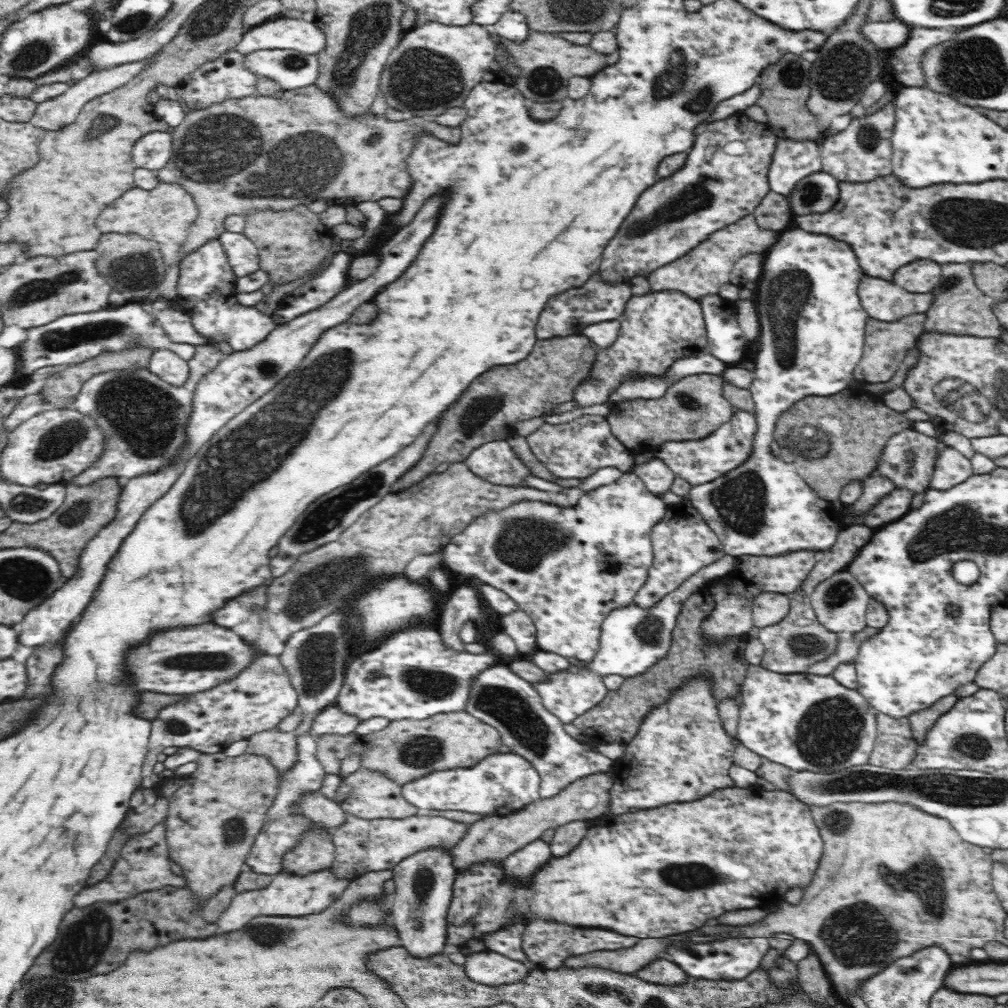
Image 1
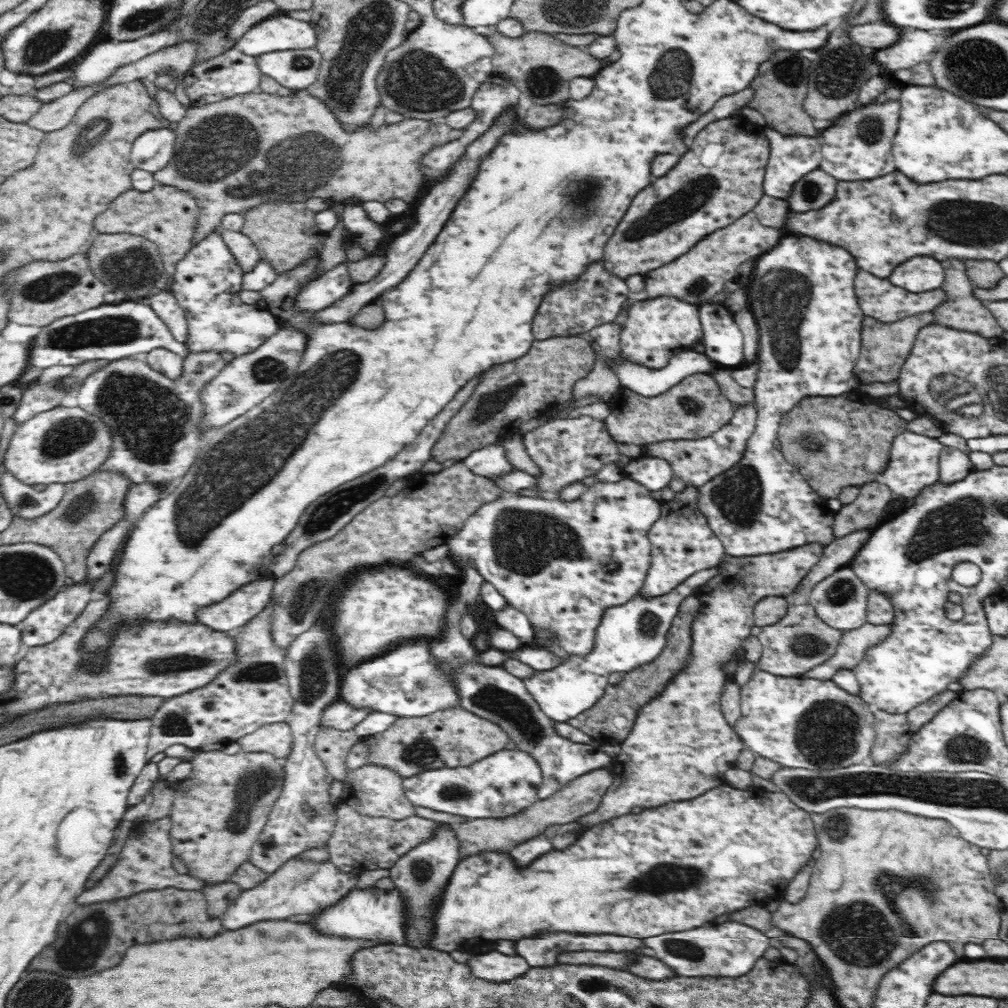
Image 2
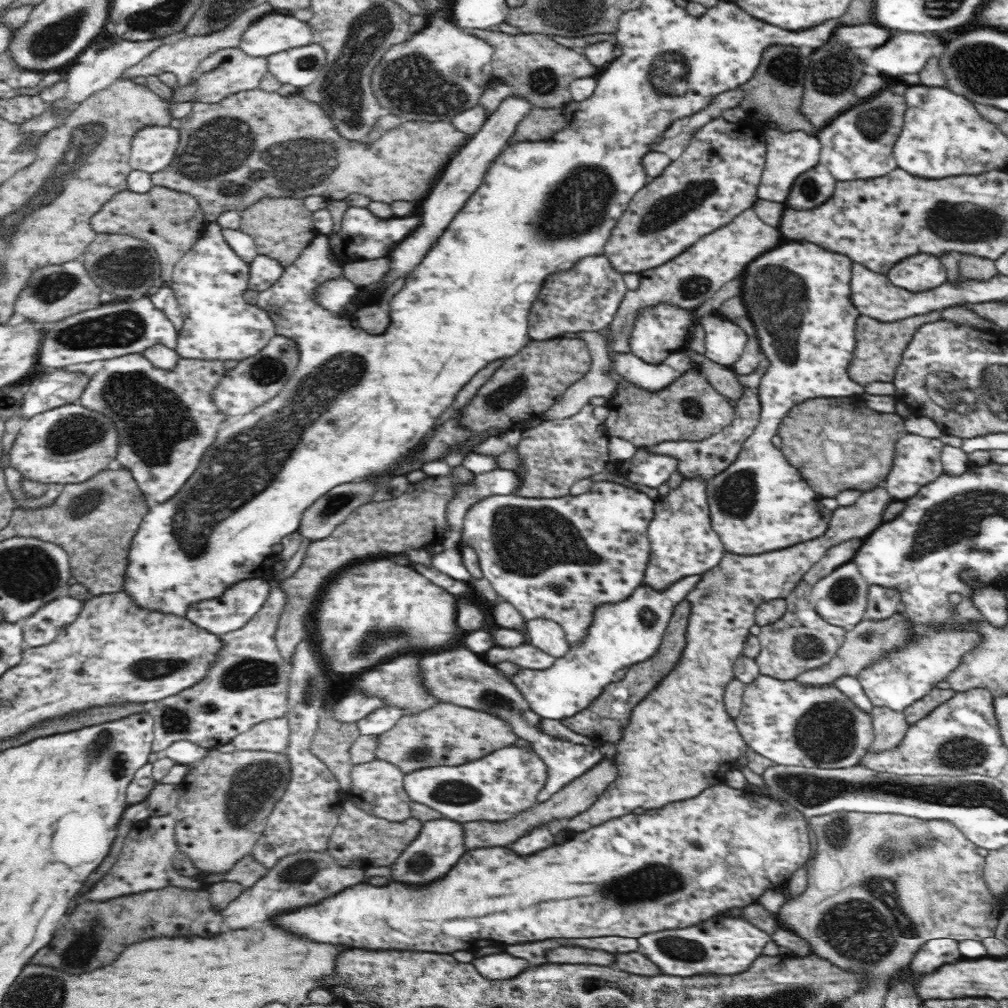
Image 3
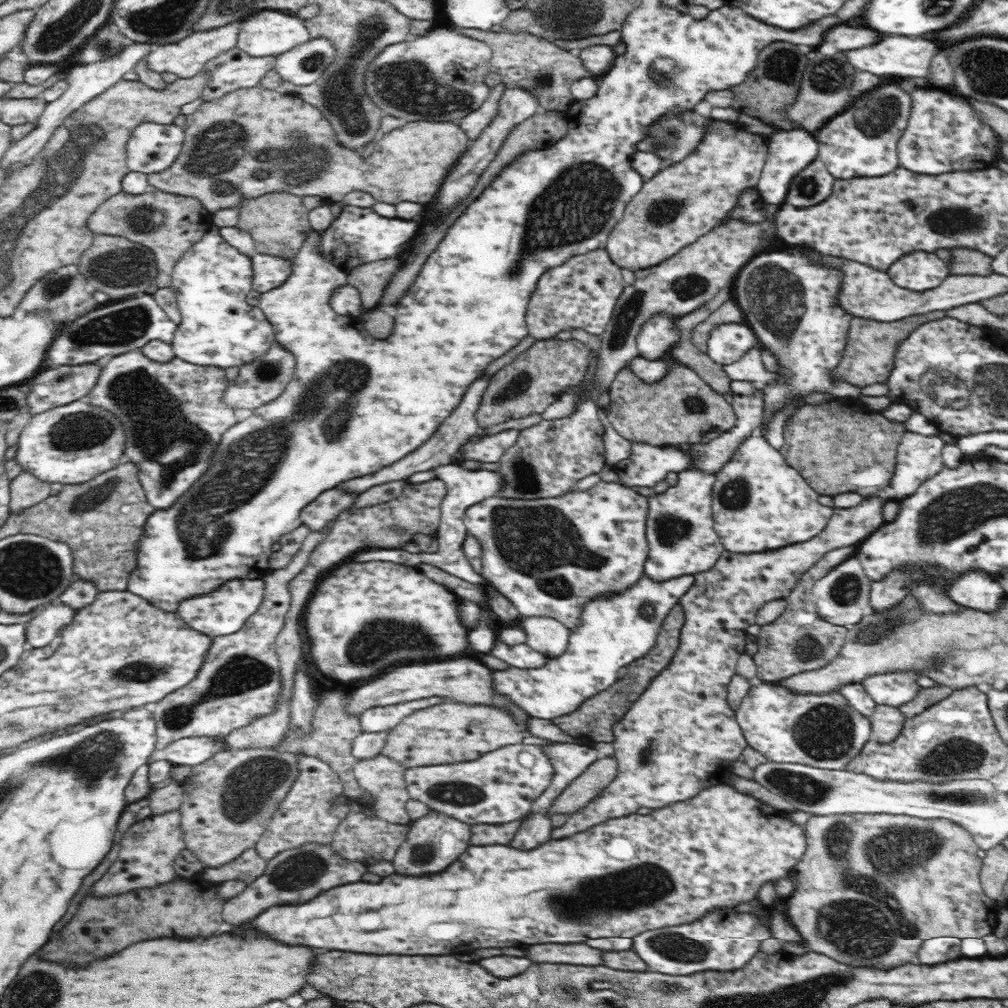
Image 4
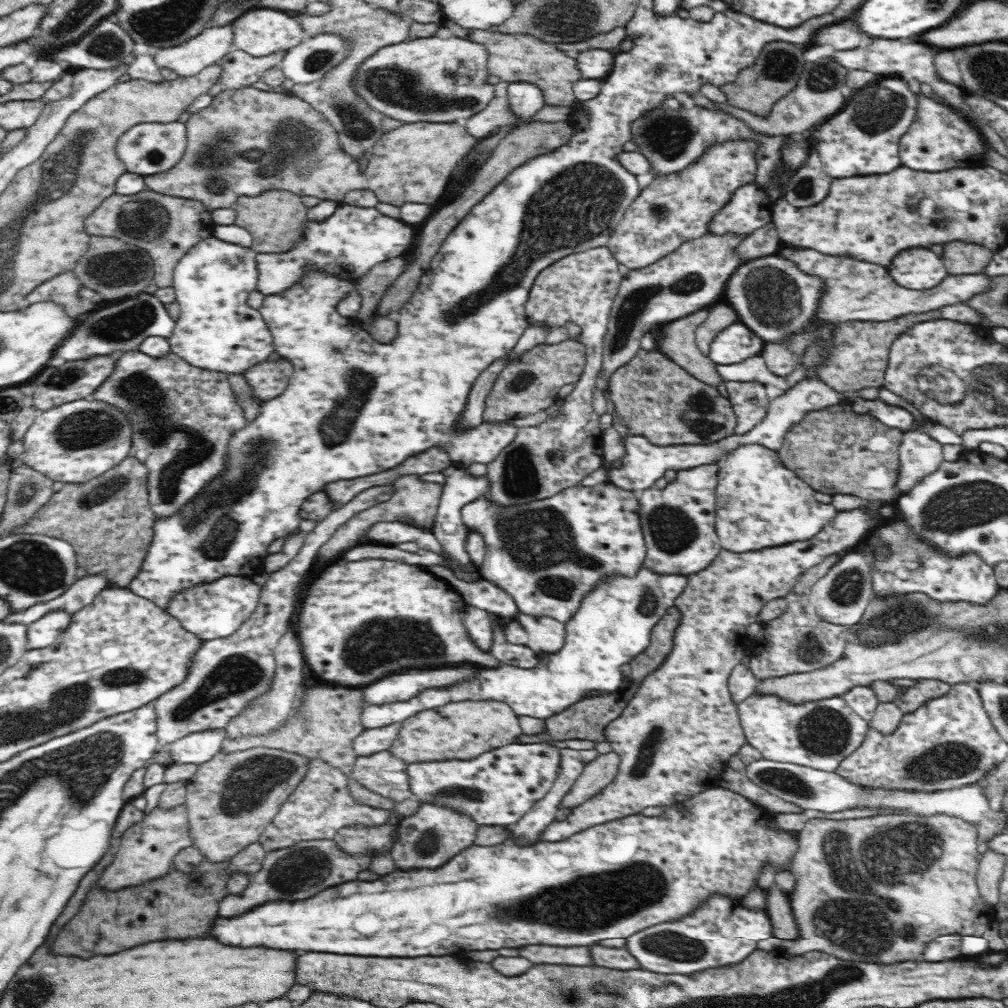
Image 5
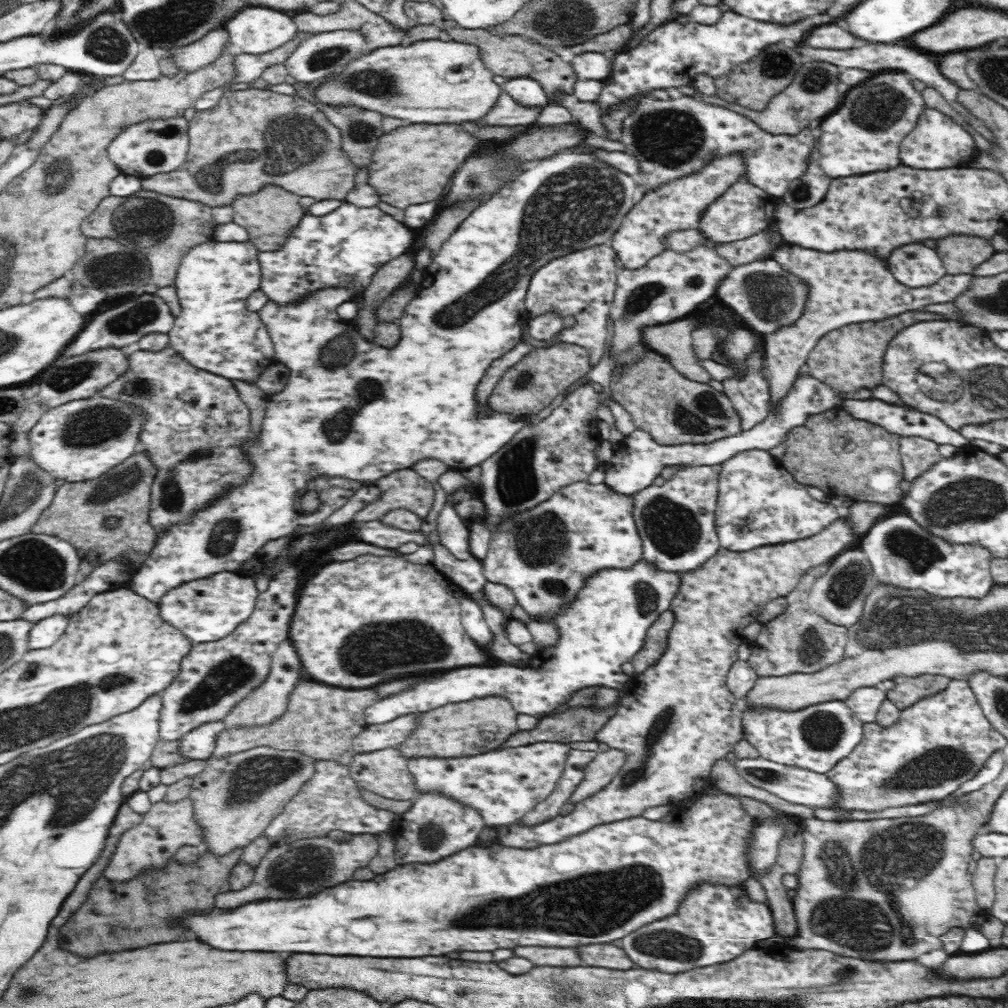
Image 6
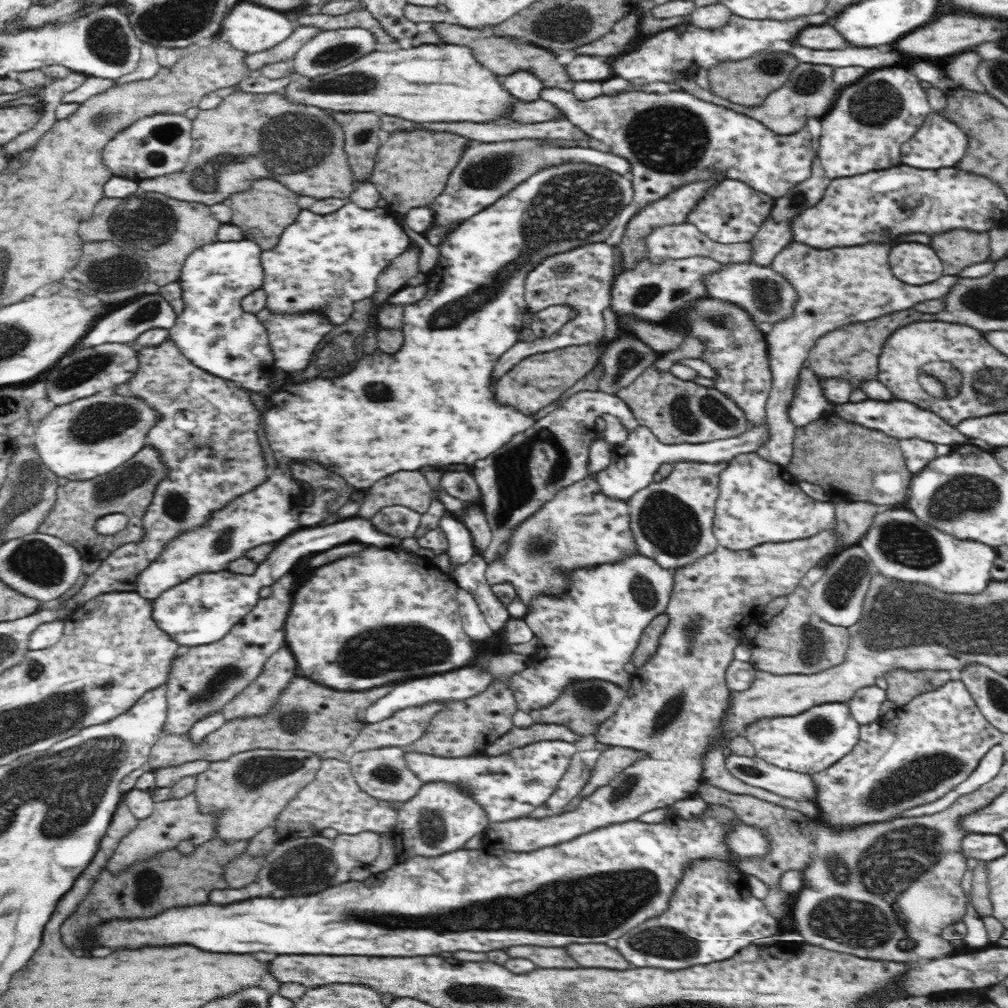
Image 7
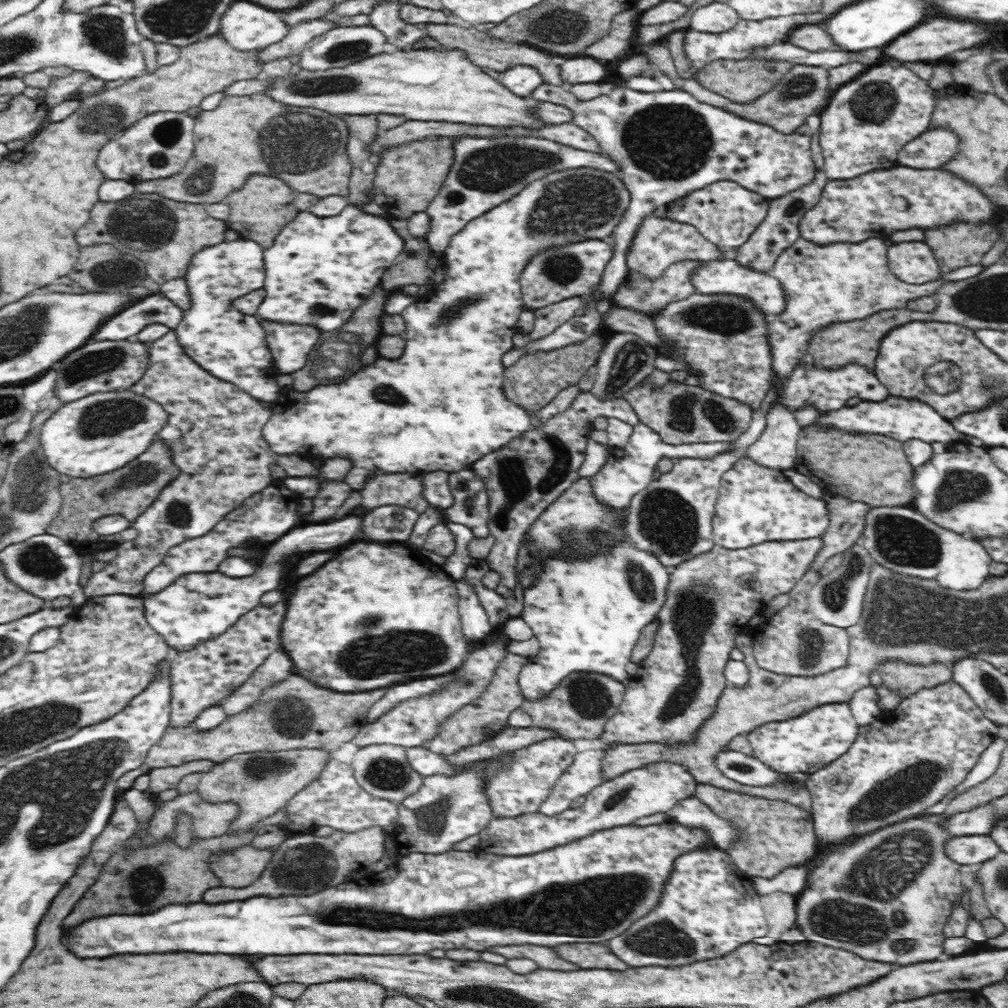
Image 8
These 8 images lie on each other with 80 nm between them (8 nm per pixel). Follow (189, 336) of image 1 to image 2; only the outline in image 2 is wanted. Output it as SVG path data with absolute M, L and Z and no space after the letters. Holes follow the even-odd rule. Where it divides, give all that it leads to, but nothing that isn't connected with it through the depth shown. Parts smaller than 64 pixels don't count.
M164 289L146 301L152 307L152 310L167 323L168 330L171 330L174 337L184 343L189 334L188 323L182 307L178 304L173 293Z

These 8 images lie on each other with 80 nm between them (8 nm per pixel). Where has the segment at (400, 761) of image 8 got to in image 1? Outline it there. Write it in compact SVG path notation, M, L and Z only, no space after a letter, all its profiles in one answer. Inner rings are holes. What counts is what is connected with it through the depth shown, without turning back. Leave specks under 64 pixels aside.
M358 769L341 779L332 800L338 803L346 813L364 820L401 819L418 814L420 811L402 796L401 786L390 782L388 778L376 771Z

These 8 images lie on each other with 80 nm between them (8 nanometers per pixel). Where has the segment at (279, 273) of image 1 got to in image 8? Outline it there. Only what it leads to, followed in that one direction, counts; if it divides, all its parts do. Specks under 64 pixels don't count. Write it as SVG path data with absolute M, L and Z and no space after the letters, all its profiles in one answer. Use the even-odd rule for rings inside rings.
M260 174L250 176L242 190L236 190L228 196L231 210L226 224L239 233L240 238L253 240L267 249L272 246L282 227L294 220L294 217L299 213L294 205L297 193L278 178L260 176Z

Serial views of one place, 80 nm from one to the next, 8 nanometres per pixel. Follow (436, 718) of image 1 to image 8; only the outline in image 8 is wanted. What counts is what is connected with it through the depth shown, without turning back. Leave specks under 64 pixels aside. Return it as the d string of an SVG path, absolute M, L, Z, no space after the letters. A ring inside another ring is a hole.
M508 653L503 658L502 664L495 670L495 677L491 685L482 696L473 704L466 708L459 709L445 724L439 729L439 734L430 741L422 742L420 746L431 750L433 753L447 757L456 754L456 751L464 747L476 745L490 739L501 730L504 730L509 724L508 719L513 710L520 709L523 703L522 691L519 688L518 678L524 663L528 662L528 657Z

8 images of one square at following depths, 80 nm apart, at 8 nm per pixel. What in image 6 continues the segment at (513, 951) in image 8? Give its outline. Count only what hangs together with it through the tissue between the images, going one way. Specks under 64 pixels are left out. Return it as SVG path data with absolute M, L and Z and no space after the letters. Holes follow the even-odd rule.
M518 946L514 948L514 954L528 958L534 966L584 966L584 962L580 962L580 954L576 954L576 948L560 950L542 946Z

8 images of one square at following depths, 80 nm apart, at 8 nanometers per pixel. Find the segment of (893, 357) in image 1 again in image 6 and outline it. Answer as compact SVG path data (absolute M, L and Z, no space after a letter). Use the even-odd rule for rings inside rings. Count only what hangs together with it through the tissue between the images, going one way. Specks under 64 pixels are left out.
M905 312L888 320L868 321L859 324L847 324L831 330L820 337L815 349L809 354L807 364L811 375L820 382L826 383L834 390L844 393L854 392L860 388L869 388L883 384L882 360L891 340L906 326L917 322L942 320L944 315L934 312Z

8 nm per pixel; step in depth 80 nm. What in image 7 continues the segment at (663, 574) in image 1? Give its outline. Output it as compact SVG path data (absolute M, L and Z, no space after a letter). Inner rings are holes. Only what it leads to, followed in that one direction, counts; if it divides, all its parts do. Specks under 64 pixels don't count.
M679 462L673 465L673 471L661 482L653 481L650 486L639 490L628 500L629 518L633 540L636 541L640 555L652 558L657 564L670 571L692 564L716 551L718 540L713 533L715 506L719 495L719 476L726 469L727 462L716 464L699 462Z

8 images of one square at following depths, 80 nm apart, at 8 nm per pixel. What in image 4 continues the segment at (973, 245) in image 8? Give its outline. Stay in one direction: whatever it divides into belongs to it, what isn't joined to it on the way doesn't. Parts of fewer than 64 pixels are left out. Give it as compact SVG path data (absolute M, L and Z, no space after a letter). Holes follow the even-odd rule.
M964 247L952 248L953 259L949 270L954 274L974 274L987 277L994 273L992 268L993 258L977 250Z

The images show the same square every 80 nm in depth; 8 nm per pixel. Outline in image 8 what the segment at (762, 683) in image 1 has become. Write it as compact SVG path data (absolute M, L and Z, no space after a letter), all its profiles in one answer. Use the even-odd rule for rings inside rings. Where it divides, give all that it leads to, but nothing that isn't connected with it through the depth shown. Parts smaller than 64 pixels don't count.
M832 703L816 706L788 722L768 722L752 730L746 736L754 749L753 756L778 772L814 774L828 766L840 755L846 754L856 740L859 724L856 722L848 703Z

